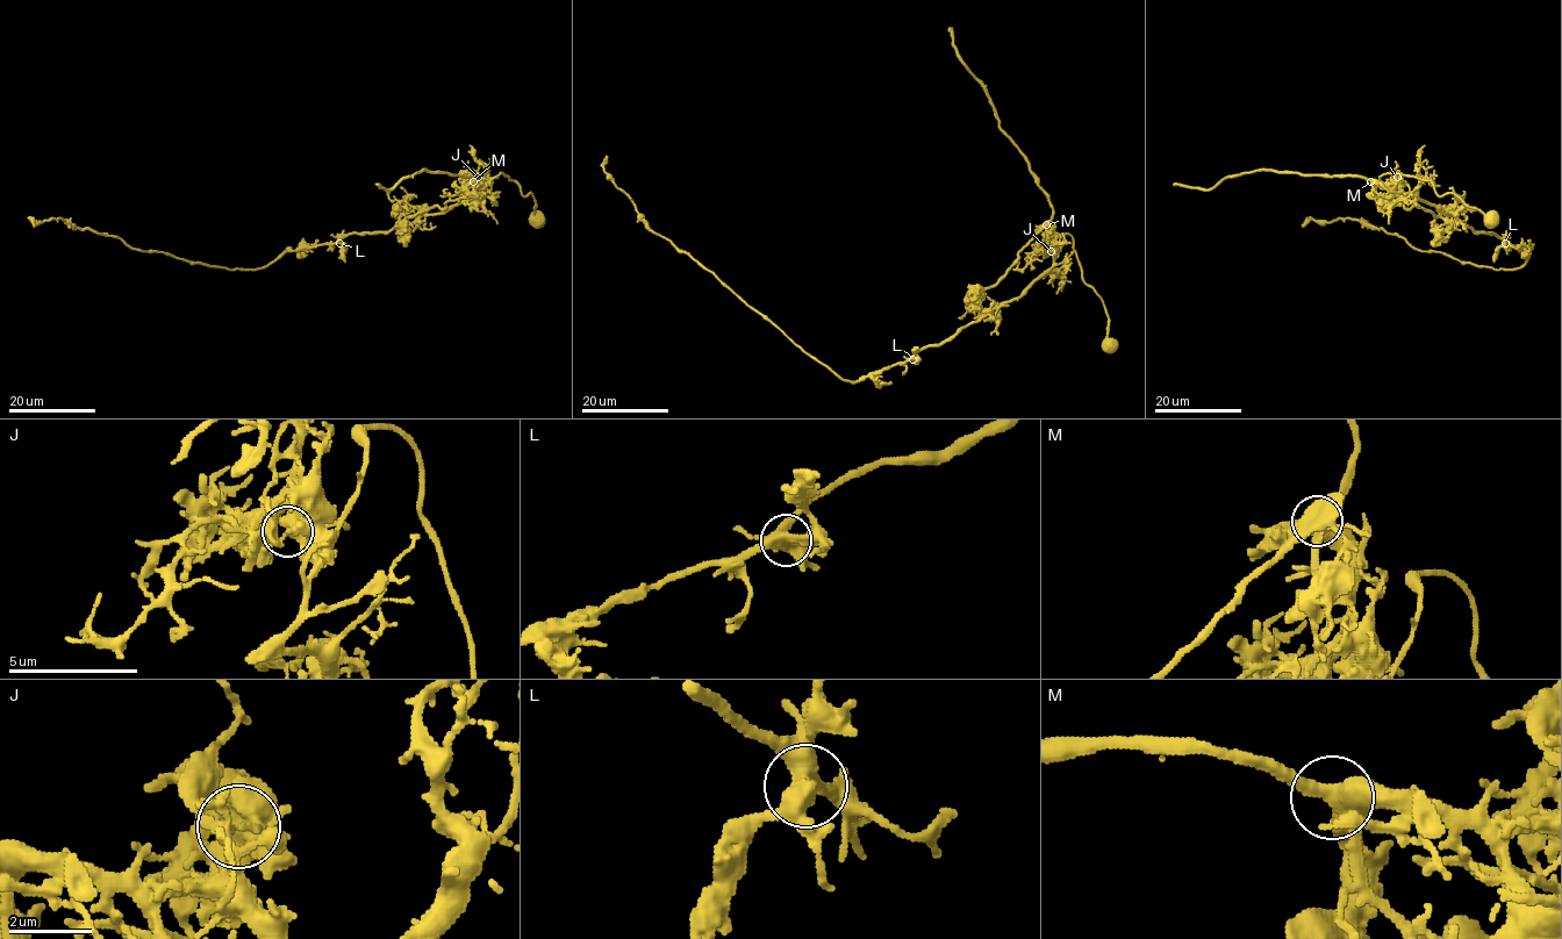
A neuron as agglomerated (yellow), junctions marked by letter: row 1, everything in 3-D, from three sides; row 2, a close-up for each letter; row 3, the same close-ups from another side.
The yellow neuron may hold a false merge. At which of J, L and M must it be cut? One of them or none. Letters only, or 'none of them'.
J

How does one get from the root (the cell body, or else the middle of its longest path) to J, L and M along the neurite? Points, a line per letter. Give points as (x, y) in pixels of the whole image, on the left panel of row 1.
J: (535, 216), (532, 194), (523, 196), (513, 180), (500, 173), (489, 181), (489, 191), (484, 193), (478, 178)
L: (535, 216), (532, 194), (523, 196), (500, 173), (488, 192), (444, 213), (388, 231), (348, 234), (339, 243)
M: (535, 216), (532, 194), (523, 196), (520, 186), (503, 173), (489, 181), (491, 188), (487, 192), (473, 181)

